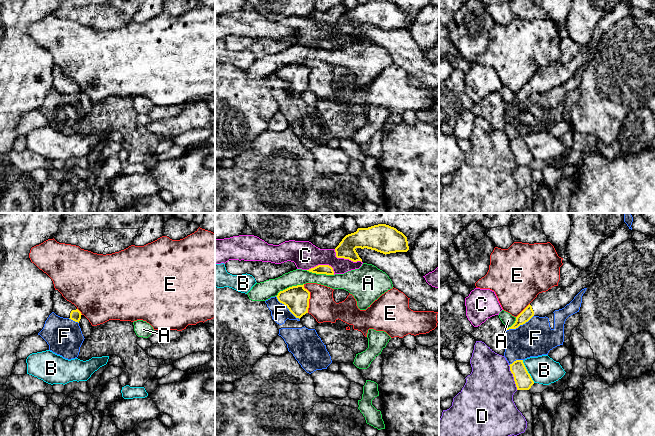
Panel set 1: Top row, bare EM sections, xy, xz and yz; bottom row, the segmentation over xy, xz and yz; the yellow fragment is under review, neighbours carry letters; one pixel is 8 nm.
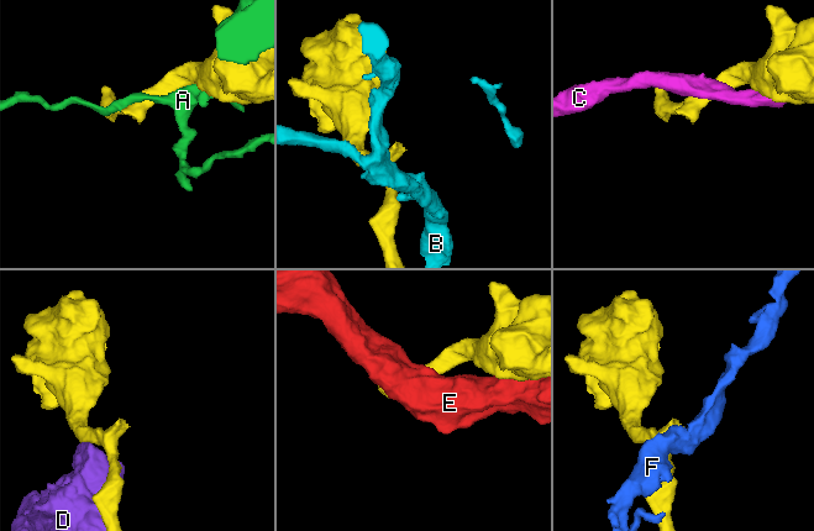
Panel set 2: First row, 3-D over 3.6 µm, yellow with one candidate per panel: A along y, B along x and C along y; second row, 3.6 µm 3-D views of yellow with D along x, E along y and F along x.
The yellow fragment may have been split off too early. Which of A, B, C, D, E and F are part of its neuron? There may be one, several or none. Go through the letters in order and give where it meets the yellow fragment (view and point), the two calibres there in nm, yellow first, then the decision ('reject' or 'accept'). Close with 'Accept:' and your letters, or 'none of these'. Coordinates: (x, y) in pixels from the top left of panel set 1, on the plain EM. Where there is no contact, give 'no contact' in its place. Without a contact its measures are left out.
A: xz (289, 63) | 200/150 nm | reject
B: yz (527, 147) | 140/220 nm | reject
C: xz (345, 34) | 170/160 nm | reject
D: yz (513, 152) | 140/400 nm | reject
E: xz (309, 74) | 200/220 nm | reject
F: xz (287, 83) | 200/150 nm | reject
Accept: none of these

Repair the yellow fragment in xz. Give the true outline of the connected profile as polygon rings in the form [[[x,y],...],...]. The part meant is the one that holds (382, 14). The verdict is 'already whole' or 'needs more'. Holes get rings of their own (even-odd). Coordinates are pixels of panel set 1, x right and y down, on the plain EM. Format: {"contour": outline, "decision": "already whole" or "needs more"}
{"contour": [[[386,0],[358,4],[356,8],[346,11],[335,24],[336,33],[362,38],[356,24],[367,24],[385,31],[409,26],[407,13]]], "decision": "already whole"}

